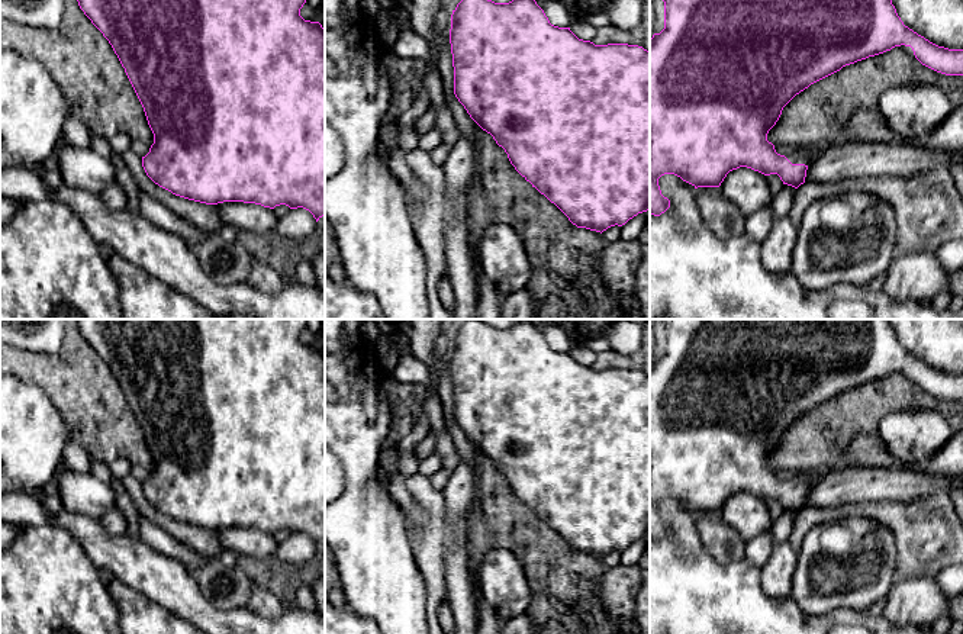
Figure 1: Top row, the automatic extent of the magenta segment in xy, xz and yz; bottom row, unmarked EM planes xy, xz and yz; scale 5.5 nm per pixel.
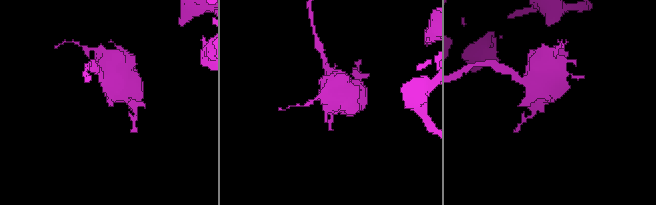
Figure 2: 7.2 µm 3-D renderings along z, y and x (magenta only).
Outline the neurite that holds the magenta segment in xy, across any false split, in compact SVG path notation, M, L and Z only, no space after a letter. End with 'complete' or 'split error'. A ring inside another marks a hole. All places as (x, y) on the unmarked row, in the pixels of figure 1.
M73 319L80 334L91 345L91 348L103 358L117 380L125 398L144 432L148 450L154 458L154 469L149 477L142 482L142 492L146 501L160 512L175 521L206 528L218 530L223 527L255 528L274 534L286 530L290 534L303 532L309 535L316 547L325 541L325 354L319 347L305 345L300 334L306 328L307 319Z | complete

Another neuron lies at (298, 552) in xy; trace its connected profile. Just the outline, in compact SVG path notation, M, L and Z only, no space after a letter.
M290 534L286 541L278 544L273 554L289 570L309 570L315 564L318 547L313 540L303 534Z

